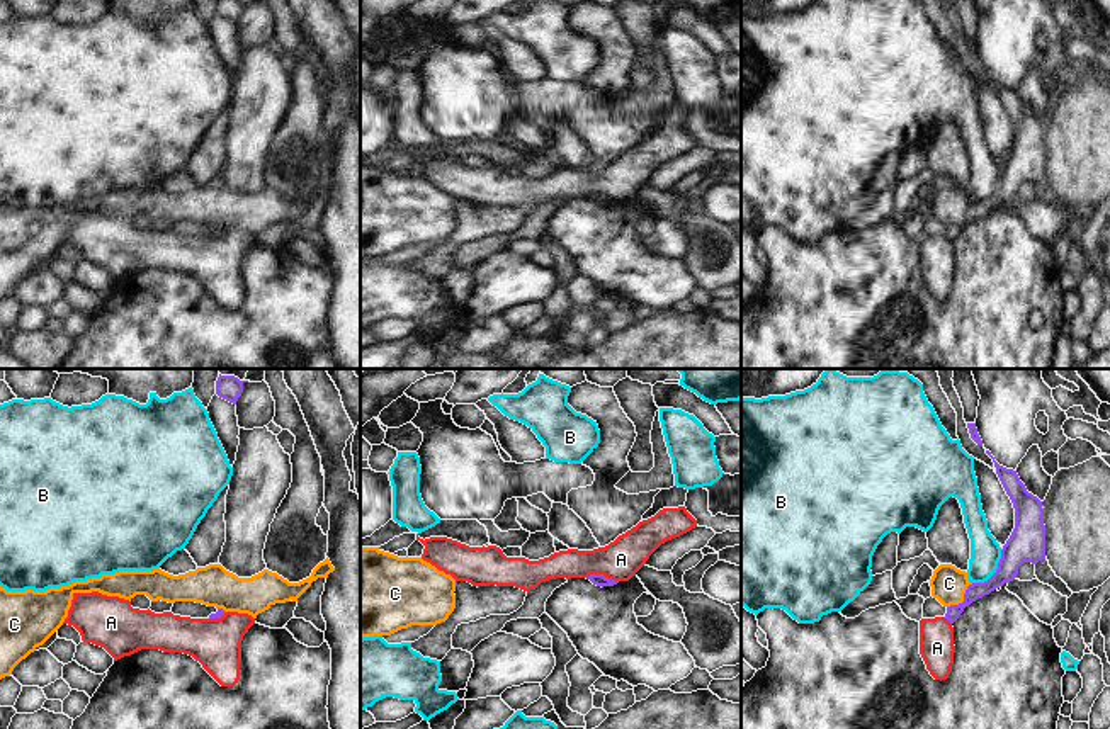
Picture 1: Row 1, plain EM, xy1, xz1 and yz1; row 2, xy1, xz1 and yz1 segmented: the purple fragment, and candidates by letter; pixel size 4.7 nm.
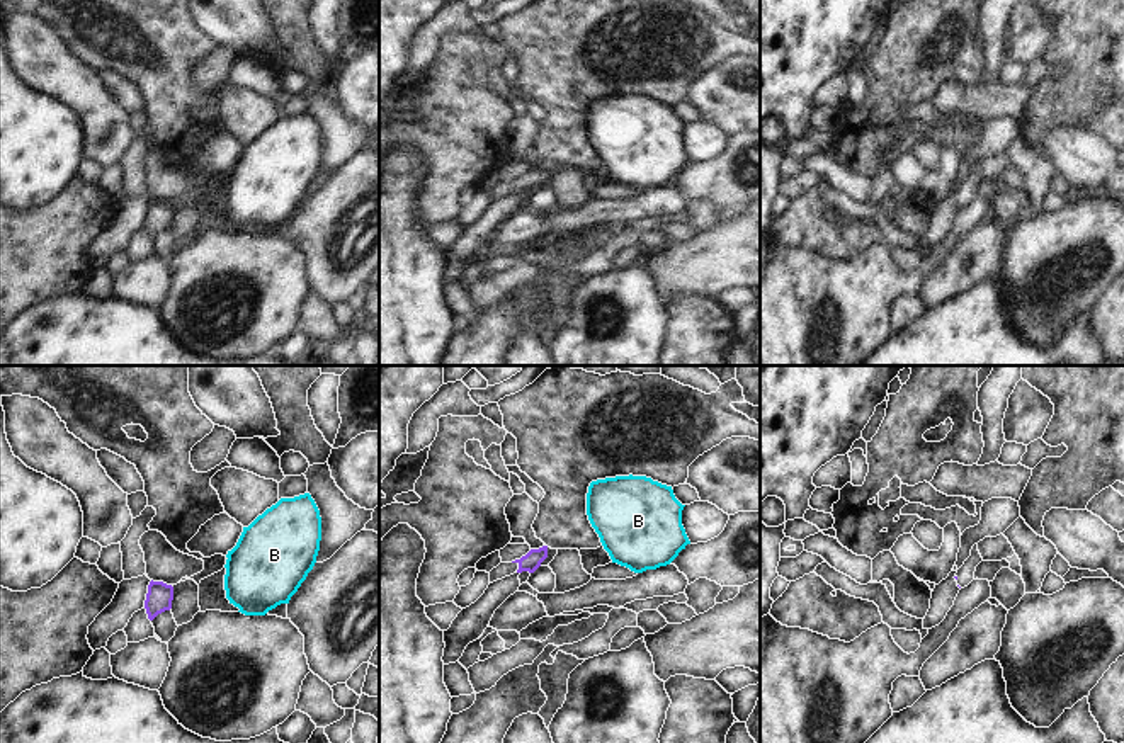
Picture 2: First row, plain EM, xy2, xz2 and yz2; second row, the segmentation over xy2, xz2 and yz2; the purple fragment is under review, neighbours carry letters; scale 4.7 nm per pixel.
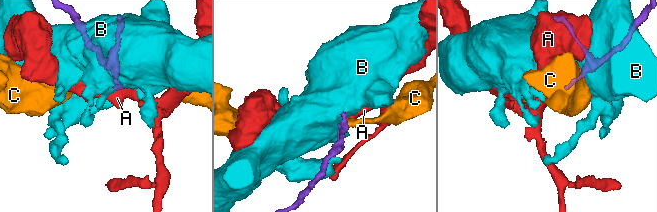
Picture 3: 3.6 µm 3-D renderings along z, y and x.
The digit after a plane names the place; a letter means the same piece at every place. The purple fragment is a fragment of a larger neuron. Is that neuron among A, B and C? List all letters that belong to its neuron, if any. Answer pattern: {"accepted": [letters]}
{"accepted": []}

